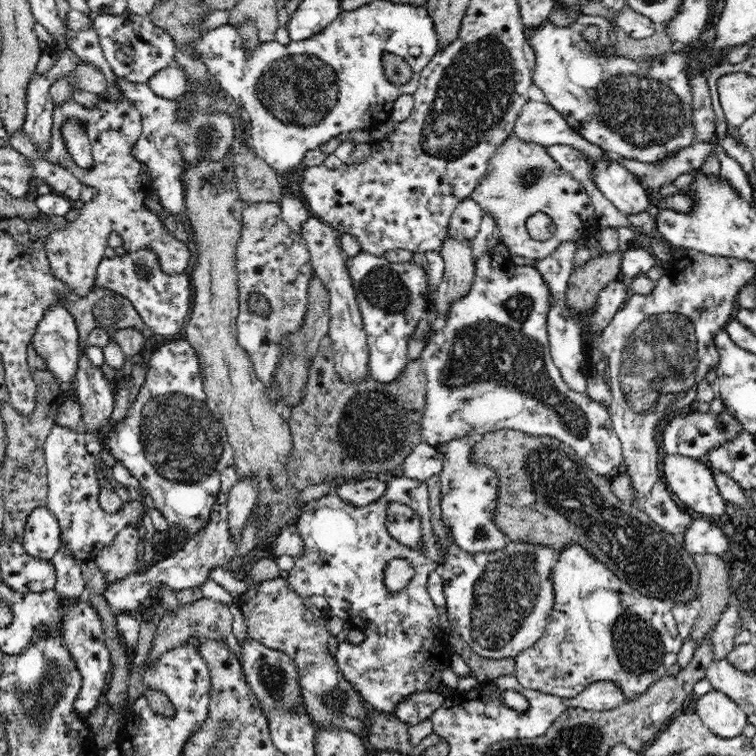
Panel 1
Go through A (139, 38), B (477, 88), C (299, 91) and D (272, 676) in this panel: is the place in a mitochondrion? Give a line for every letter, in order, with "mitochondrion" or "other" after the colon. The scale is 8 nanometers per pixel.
A: other
B: mitochondrion
C: mitochondrion
D: mitochondrion

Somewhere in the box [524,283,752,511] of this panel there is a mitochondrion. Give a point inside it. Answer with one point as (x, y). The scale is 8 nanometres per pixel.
(659, 364)

